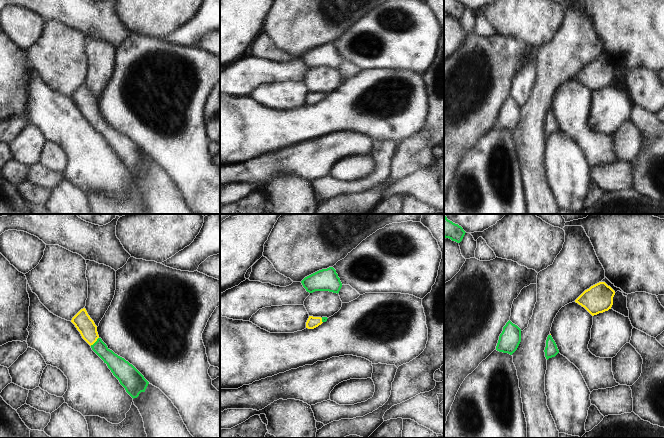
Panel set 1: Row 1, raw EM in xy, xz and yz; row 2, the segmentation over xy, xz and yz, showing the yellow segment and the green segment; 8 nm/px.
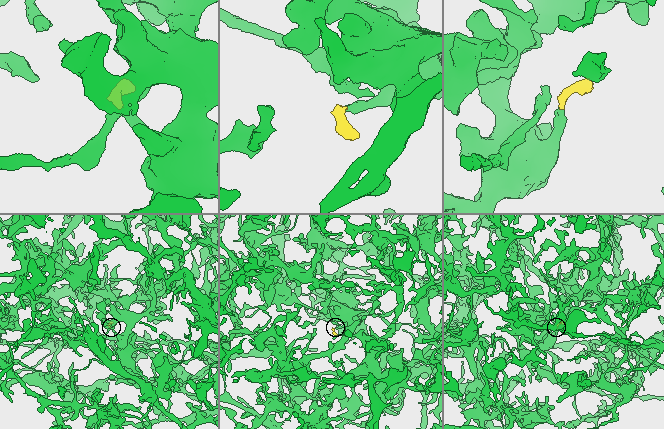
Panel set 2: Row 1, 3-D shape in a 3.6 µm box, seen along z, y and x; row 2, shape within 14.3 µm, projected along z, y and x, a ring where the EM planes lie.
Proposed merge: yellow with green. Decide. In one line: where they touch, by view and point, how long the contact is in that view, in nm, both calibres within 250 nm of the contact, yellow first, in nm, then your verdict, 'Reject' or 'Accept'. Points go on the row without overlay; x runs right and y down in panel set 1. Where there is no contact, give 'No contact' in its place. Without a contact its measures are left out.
Touches yellow at xy (94, 118). Shared border 100 nm. Thickness 150 nm (yellow) against 140 nm. Accept

